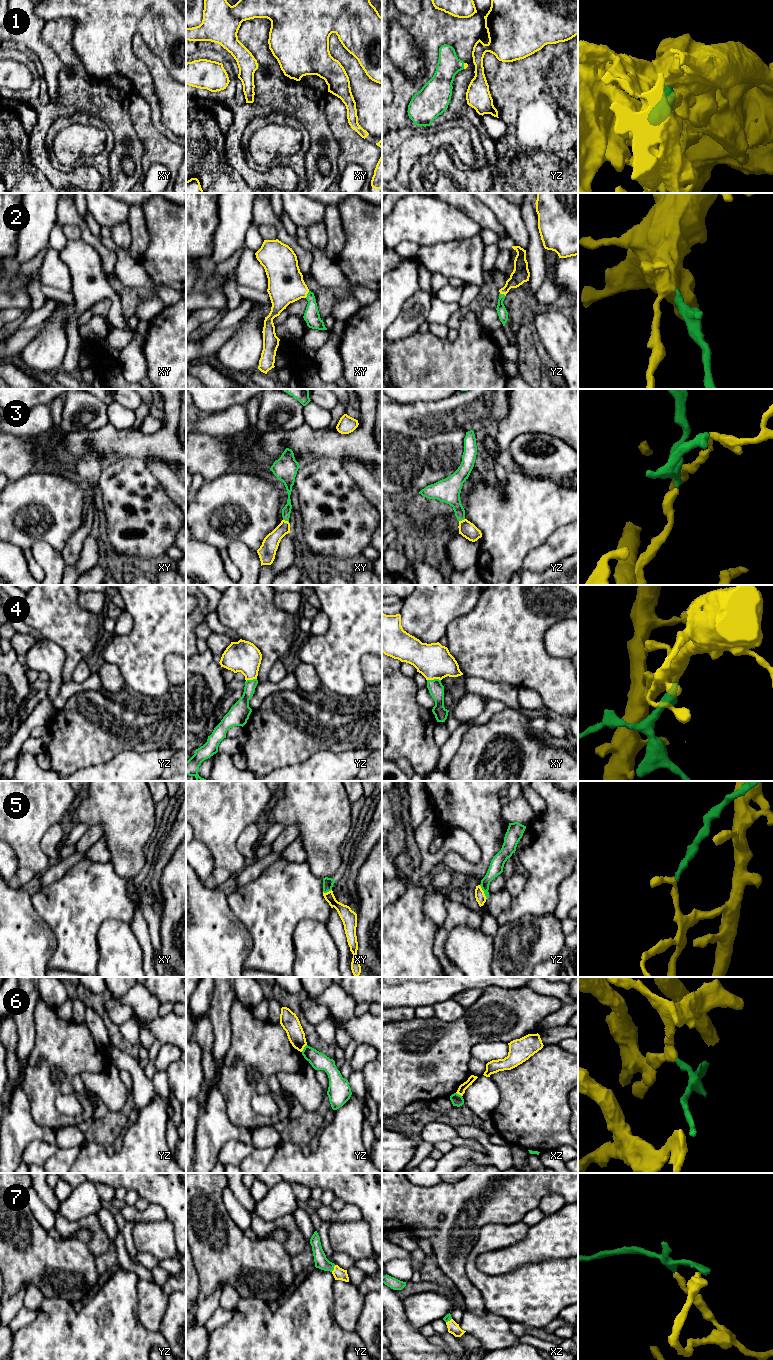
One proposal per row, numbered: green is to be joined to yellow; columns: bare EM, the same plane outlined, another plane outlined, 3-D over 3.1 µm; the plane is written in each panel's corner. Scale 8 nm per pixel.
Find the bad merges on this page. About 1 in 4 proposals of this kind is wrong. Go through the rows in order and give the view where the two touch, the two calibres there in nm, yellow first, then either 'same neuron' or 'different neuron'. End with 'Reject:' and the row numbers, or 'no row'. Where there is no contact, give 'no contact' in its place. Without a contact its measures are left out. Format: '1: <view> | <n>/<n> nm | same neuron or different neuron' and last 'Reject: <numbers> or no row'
1: yz | 30/190 nm | same neuron
2: xy | 280/130 nm | same neuron
3: xy | 130/70 nm | same neuron
4: xy | 280/120 nm | same neuron
5: yz | 80/110 nm | different neuron
6: yz | 150/140 nm | different neuron
7: yz | 100/110 nm | same neuron
Reject: 5, 6

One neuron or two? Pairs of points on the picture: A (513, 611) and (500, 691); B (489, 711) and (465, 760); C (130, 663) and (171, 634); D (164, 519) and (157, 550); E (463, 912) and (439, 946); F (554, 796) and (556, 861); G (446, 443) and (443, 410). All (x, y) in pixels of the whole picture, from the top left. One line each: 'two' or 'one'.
A: two
B: two
C: one
D: one
E: one
F: one
G: two

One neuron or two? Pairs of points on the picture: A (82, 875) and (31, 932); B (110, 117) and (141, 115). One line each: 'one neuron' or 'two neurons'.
A: two neurons
B: two neurons

